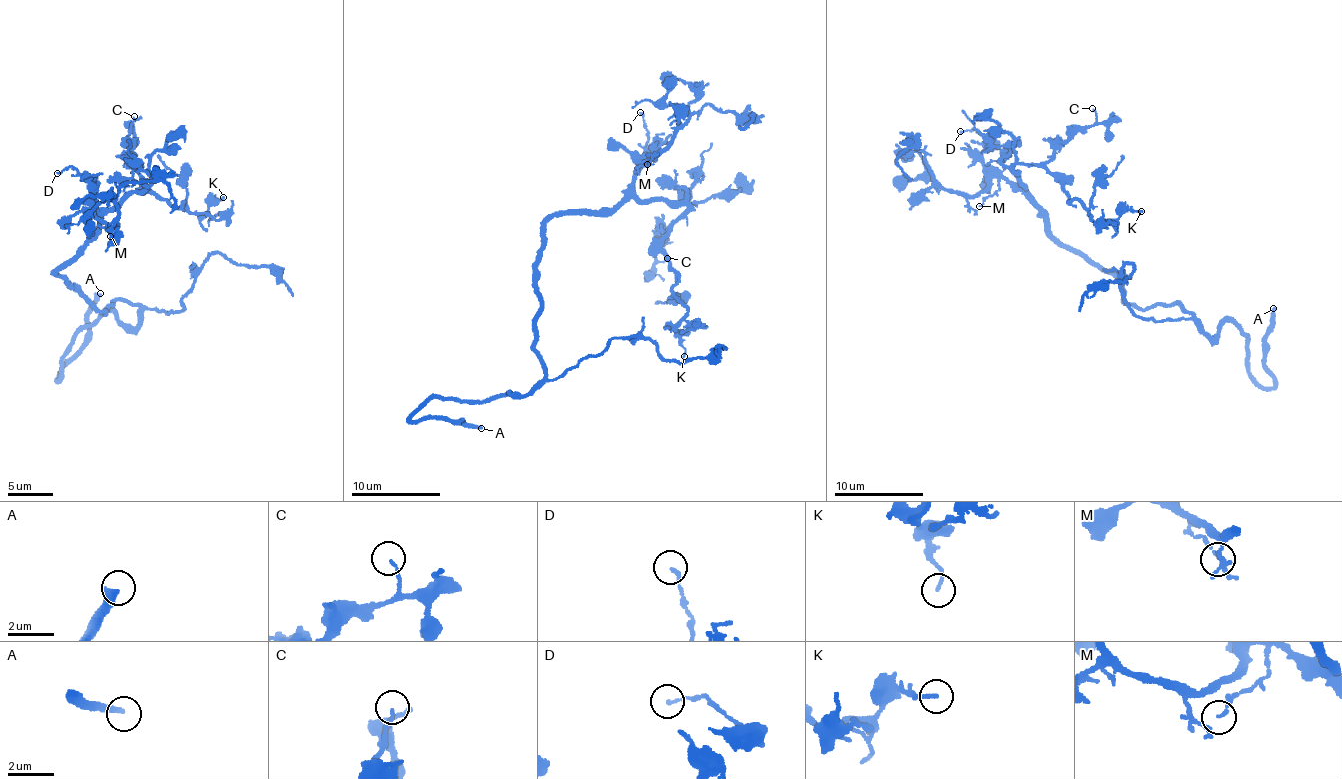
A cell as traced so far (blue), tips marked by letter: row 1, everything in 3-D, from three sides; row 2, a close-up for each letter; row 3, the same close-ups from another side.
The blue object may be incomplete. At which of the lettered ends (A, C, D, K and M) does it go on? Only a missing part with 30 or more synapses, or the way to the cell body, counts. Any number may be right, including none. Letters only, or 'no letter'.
A

